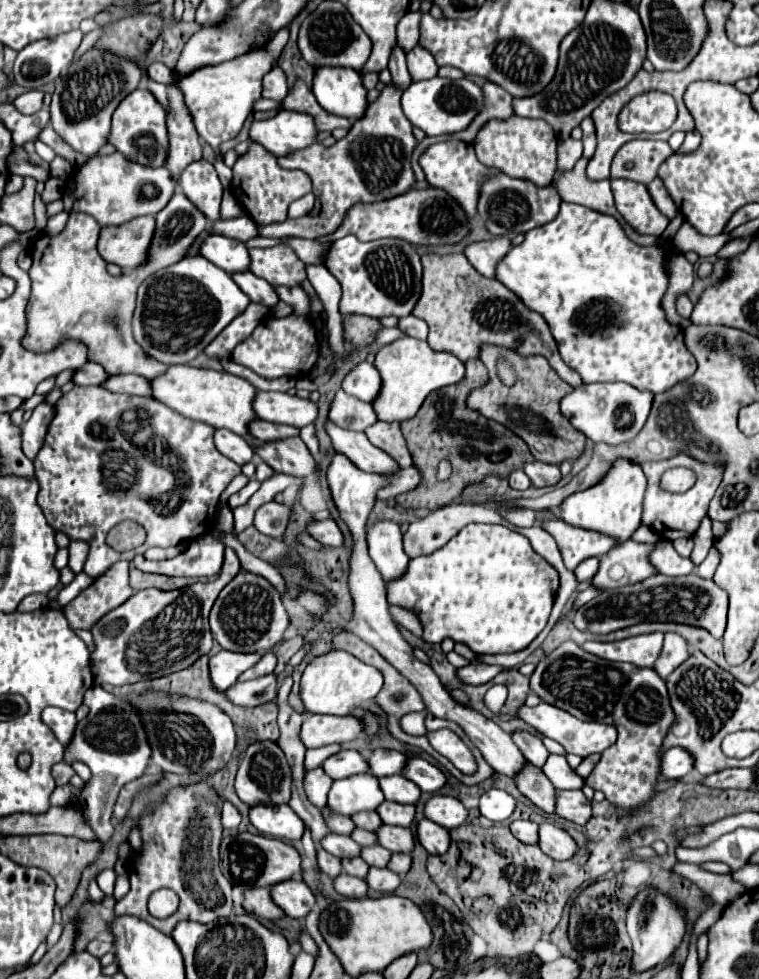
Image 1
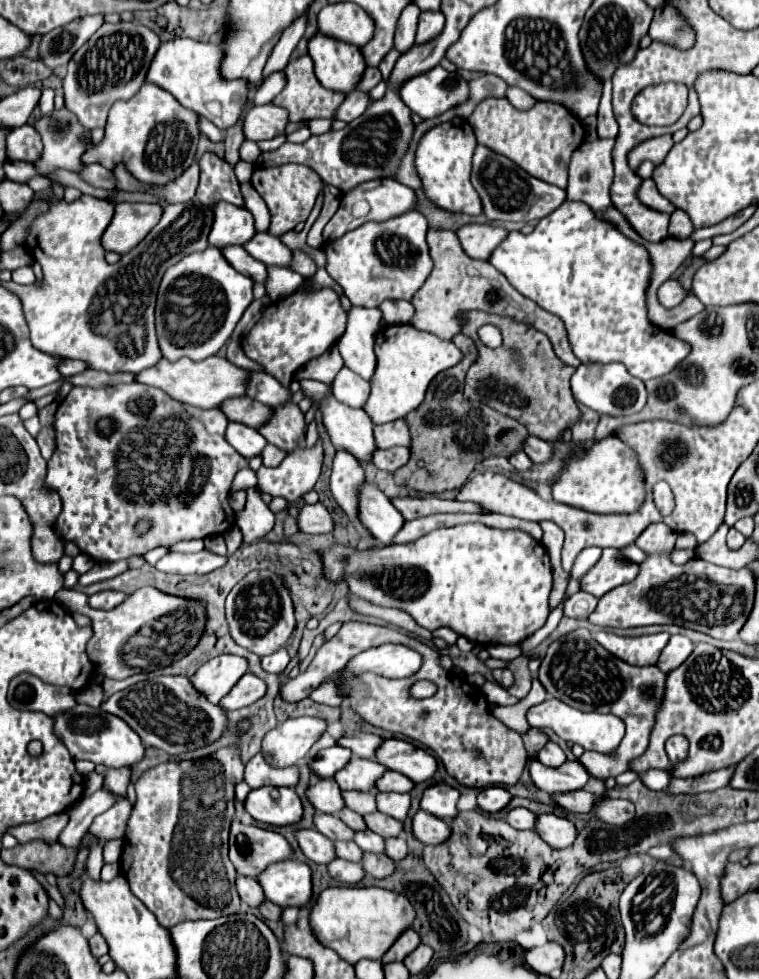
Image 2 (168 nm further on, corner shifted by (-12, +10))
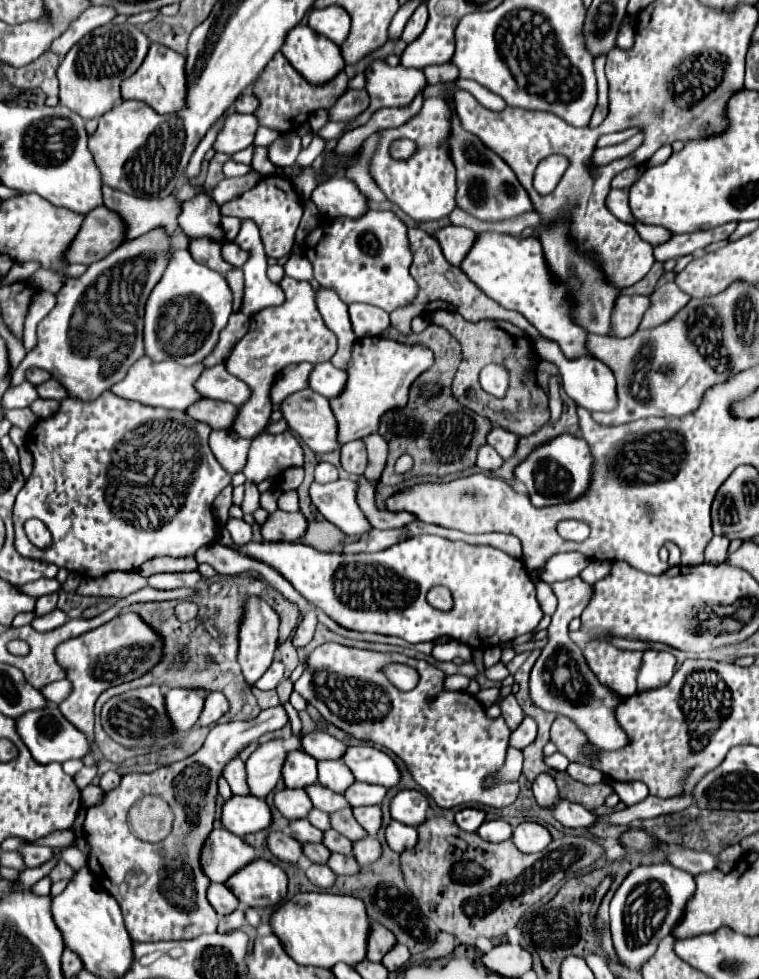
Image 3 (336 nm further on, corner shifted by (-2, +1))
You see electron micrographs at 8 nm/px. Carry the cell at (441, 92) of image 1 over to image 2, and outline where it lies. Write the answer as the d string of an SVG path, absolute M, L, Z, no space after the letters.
M440 65L424 75L406 81L400 89L402 101L422 119L432 119L470 99L470 83L456 71L450 73Z

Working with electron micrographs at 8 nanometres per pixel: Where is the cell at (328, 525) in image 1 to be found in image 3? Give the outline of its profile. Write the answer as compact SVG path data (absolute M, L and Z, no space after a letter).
M276 510L268 516L268 520L260 526L260 534L266 542L294 542L306 532L306 520L298 512L282 512Z

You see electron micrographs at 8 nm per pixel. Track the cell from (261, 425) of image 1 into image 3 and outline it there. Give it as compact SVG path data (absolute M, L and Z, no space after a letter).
M200 398L198 402L194 402L186 414L198 422L206 422L208 426L212 426L214 430L220 428L230 428L230 422L234 420L236 408L230 406L228 402L218 402L218 400L210 400L210 398Z

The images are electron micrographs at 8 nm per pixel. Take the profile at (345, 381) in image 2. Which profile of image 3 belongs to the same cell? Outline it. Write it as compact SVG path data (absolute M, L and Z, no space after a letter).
M320 362L310 372L308 388L326 396L326 398L334 398L334 394L342 392L344 382L346 382L346 372L344 370L332 366L330 362Z

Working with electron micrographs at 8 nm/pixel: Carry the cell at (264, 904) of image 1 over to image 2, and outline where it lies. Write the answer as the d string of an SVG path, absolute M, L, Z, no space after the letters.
M238 877L236 887L238 887L238 893L240 893L240 899L244 903L248 903L250 907L260 907L266 901L262 885L252 877Z

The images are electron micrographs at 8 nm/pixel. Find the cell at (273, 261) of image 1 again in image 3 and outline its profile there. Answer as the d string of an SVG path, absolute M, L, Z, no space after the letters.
M222 244L222 258L224 258L228 264L232 264L232 266L242 268L242 264L244 264L246 258L248 258L248 254L244 254L236 244Z

